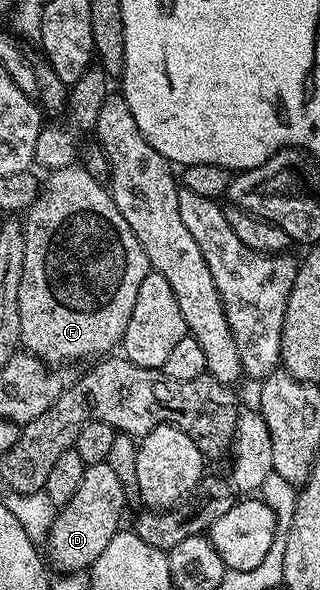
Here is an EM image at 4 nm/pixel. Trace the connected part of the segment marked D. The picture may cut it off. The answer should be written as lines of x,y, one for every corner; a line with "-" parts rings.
105,462
87,464
84,478
80,478
80,490
76,490
69,502
57,509
50,532
45,536
44,548
47,548
49,563
54,563
62,574
81,573
92,567
96,558
100,558
100,553
108,547
112,534
119,532
121,524
118,523
122,520
126,503
126,491
124,486
120,486
120,478
116,478
112,466

